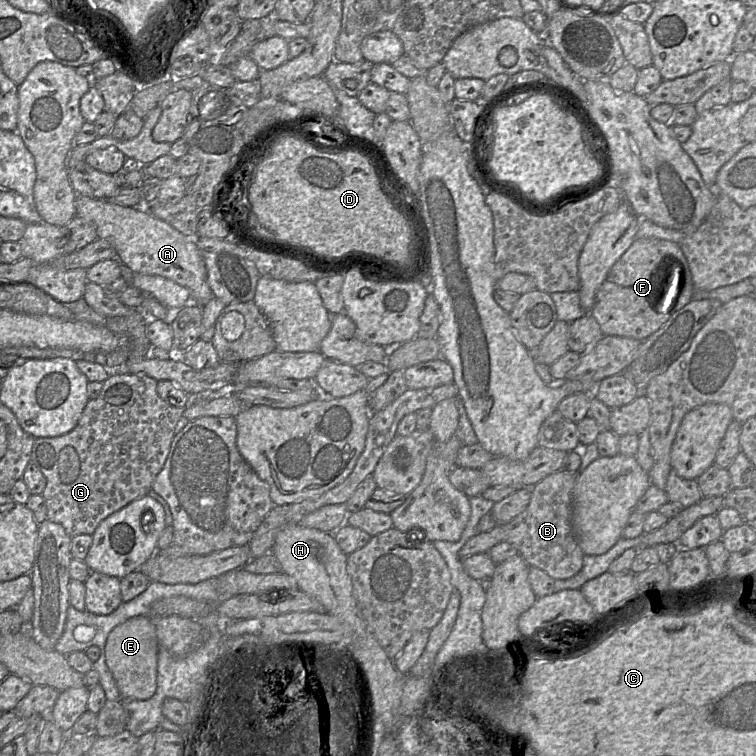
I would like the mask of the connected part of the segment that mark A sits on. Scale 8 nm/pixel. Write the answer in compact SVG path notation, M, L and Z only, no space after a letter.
M77 195L76 216L95 225L98 238L113 244L116 258L129 271L157 275L173 281L187 288L191 292L192 302L201 307L214 298L207 284L205 263L197 248L196 238L187 237L154 217L145 206L122 206L106 199Z

